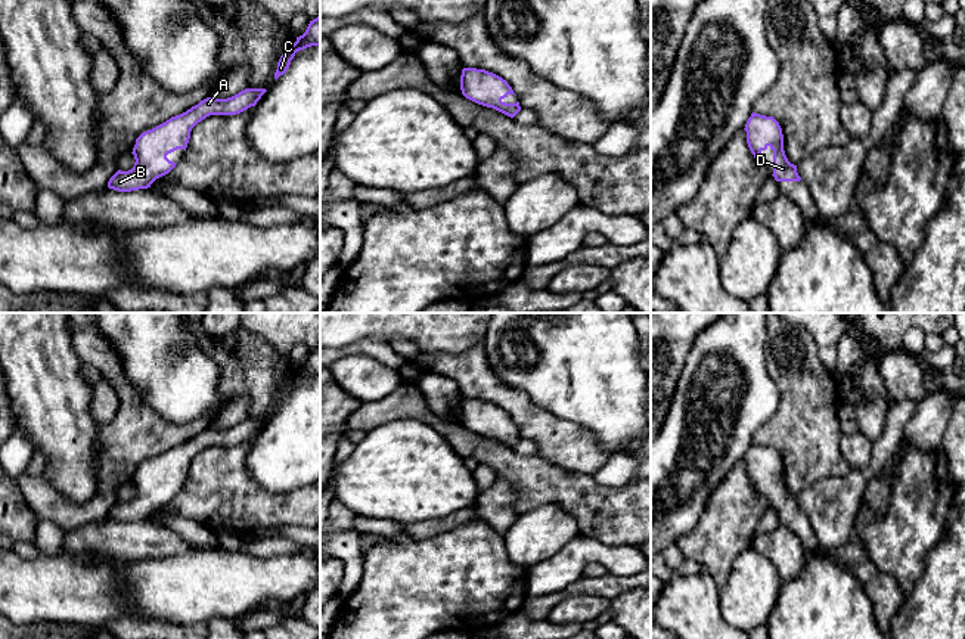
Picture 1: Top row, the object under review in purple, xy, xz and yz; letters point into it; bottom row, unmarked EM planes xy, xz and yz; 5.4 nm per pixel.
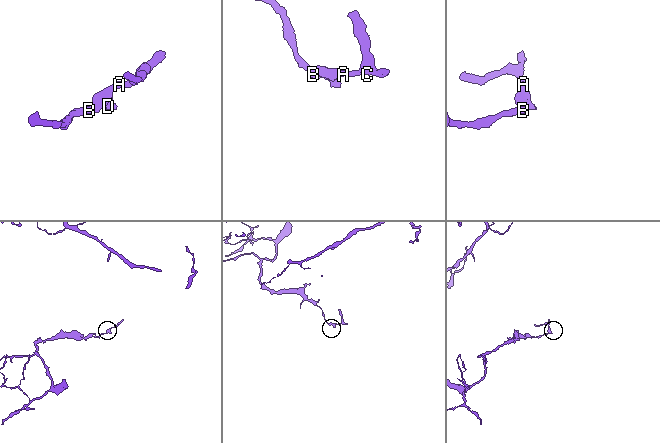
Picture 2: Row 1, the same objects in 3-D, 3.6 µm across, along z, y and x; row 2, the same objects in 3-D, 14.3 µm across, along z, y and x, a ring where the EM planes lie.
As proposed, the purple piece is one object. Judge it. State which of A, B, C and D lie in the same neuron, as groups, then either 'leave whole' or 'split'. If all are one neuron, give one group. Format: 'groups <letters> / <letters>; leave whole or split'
groups A B C D; leave whole

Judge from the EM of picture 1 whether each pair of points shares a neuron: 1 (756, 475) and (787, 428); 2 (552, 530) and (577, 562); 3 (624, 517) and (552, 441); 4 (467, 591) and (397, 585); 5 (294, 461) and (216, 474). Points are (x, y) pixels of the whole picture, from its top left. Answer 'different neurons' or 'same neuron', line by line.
1: different neurons
2: different neurons
3: different neurons
4: same neuron
5: different neurons

